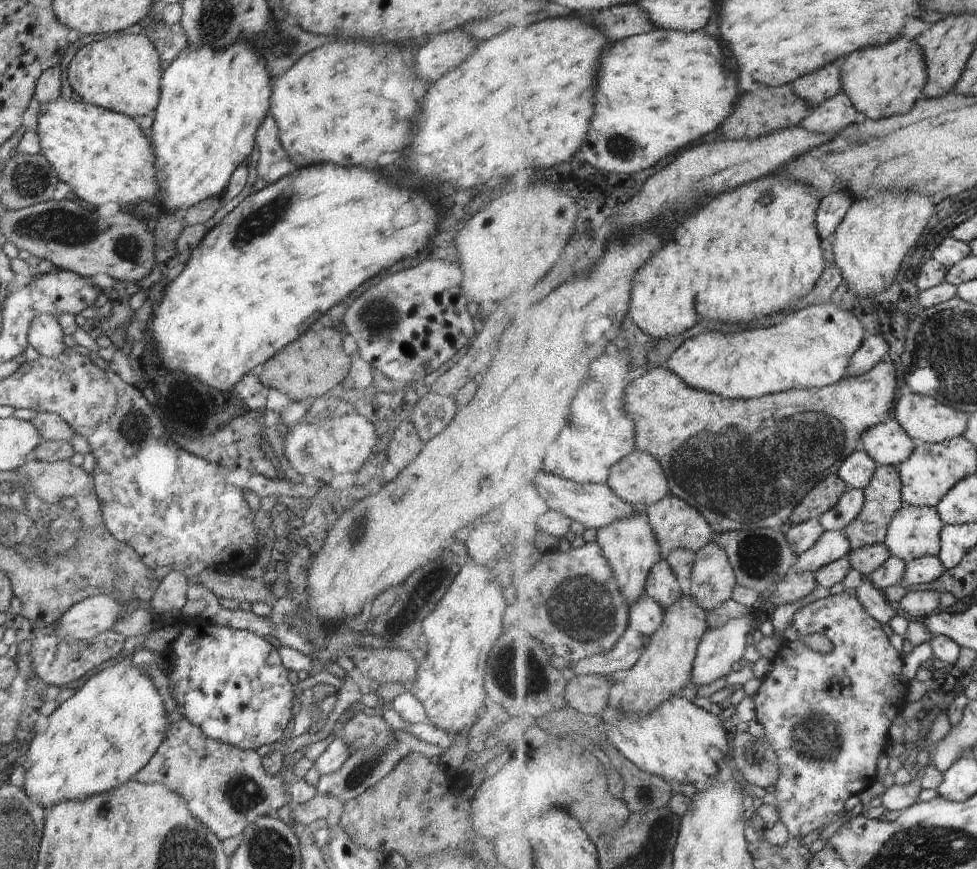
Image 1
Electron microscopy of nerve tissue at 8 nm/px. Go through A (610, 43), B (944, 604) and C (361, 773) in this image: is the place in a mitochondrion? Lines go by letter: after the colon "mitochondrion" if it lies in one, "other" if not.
A: other
B: other
C: mitochondrion

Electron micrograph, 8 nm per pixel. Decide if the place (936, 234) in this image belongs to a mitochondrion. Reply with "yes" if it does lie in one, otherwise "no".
no

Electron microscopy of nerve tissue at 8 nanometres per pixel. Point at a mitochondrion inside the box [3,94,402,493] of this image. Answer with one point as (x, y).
(67, 227)

